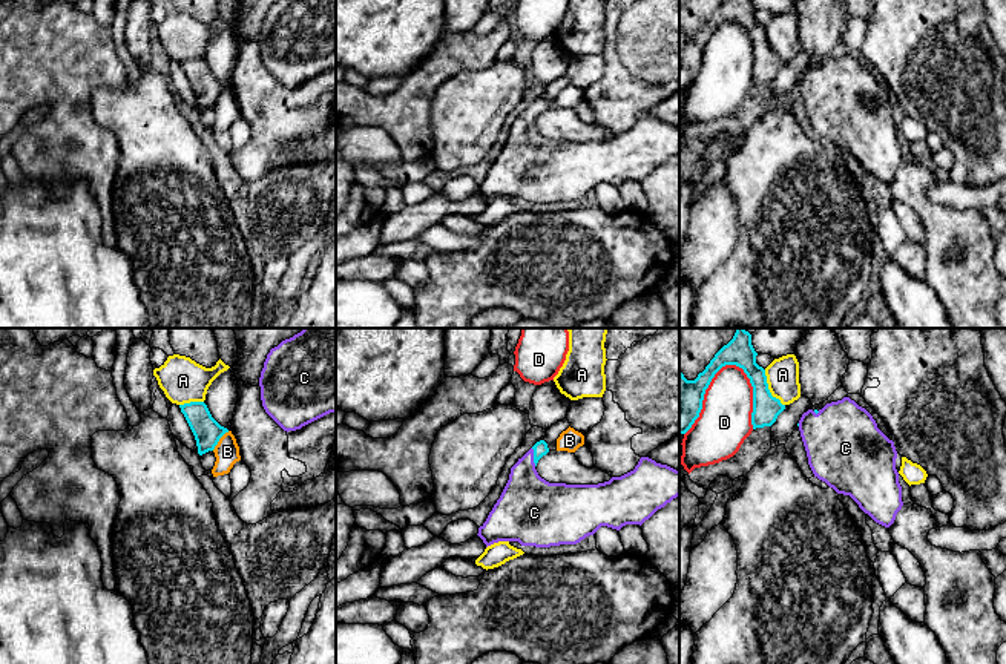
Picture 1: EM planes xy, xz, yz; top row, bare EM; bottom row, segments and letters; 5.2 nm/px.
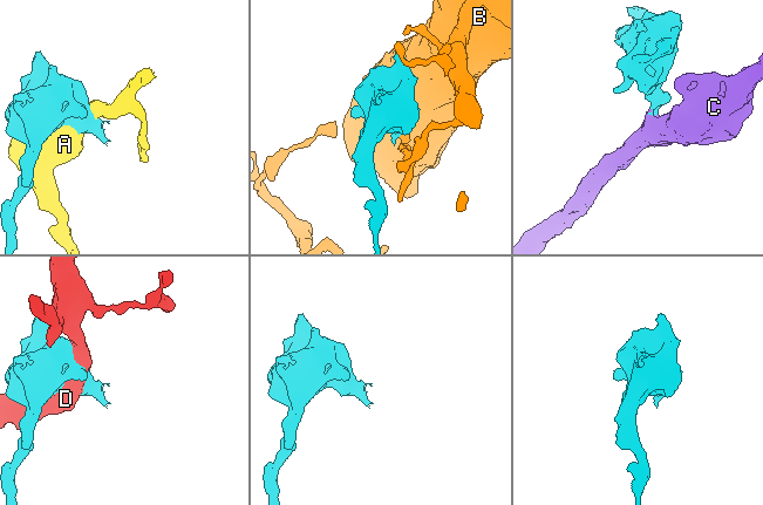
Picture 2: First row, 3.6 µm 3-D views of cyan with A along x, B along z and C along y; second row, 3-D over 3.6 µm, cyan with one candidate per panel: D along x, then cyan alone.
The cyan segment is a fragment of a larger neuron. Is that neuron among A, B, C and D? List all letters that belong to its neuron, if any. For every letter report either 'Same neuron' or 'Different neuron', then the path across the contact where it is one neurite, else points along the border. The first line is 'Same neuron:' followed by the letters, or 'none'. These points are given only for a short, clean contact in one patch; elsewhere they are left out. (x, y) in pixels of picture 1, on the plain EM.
Same neuron: C
A: Different neuron
B: Different neuron. Boundary: xy (229, 88), (212, 106)
C: Same neuron. Path across: xz (540, 105), (534, 114), (529, 161)
D: Different neuron

